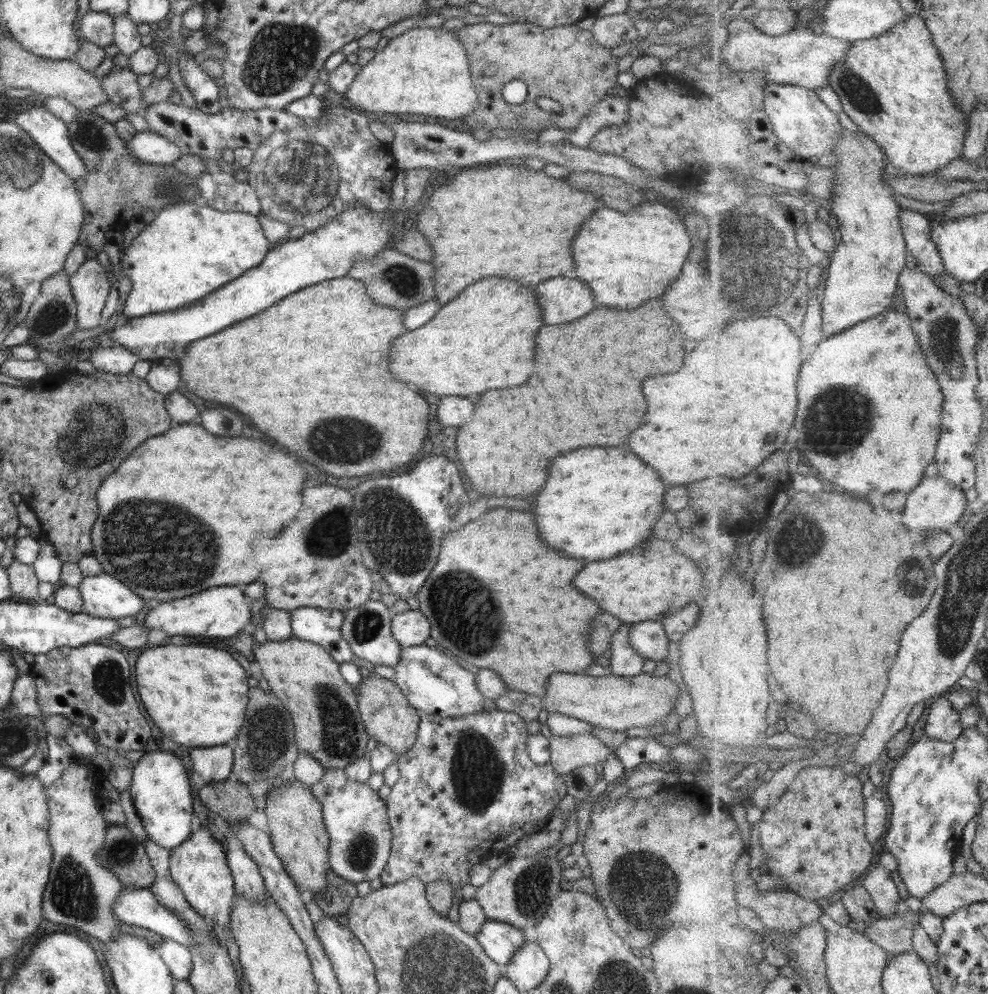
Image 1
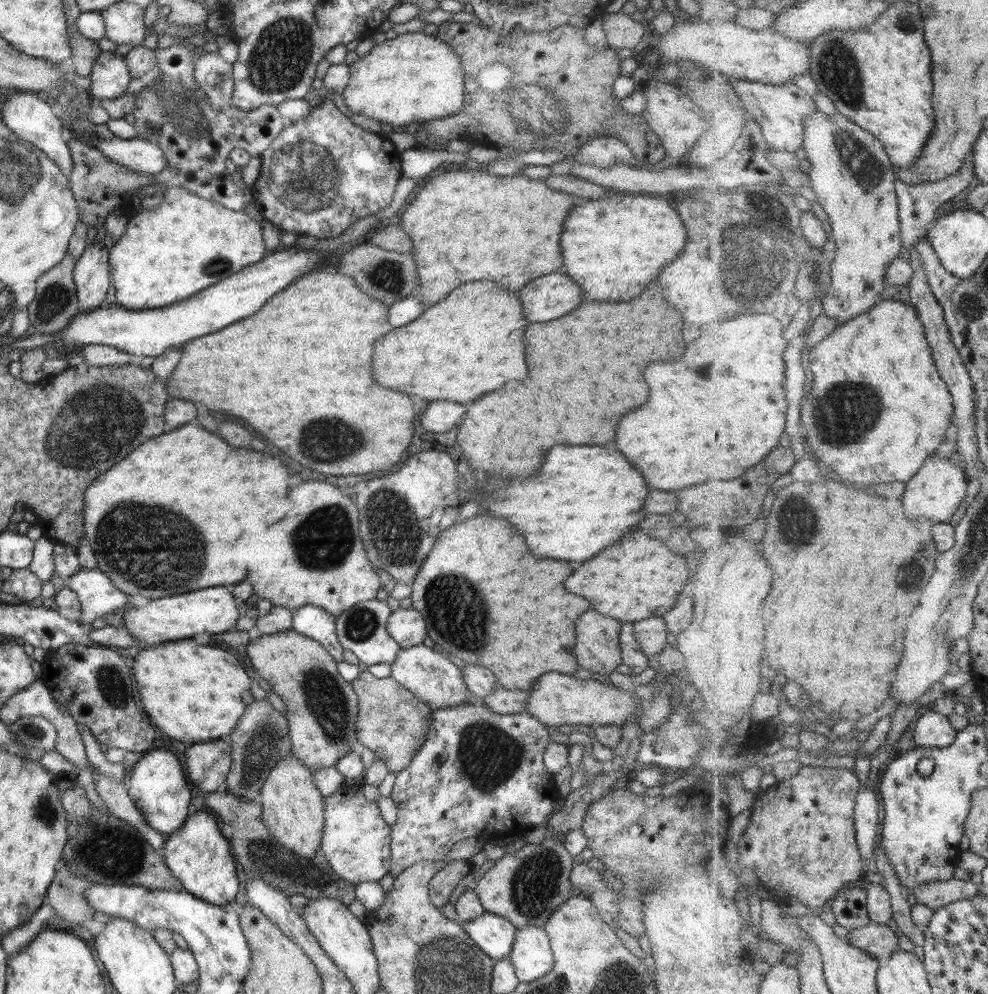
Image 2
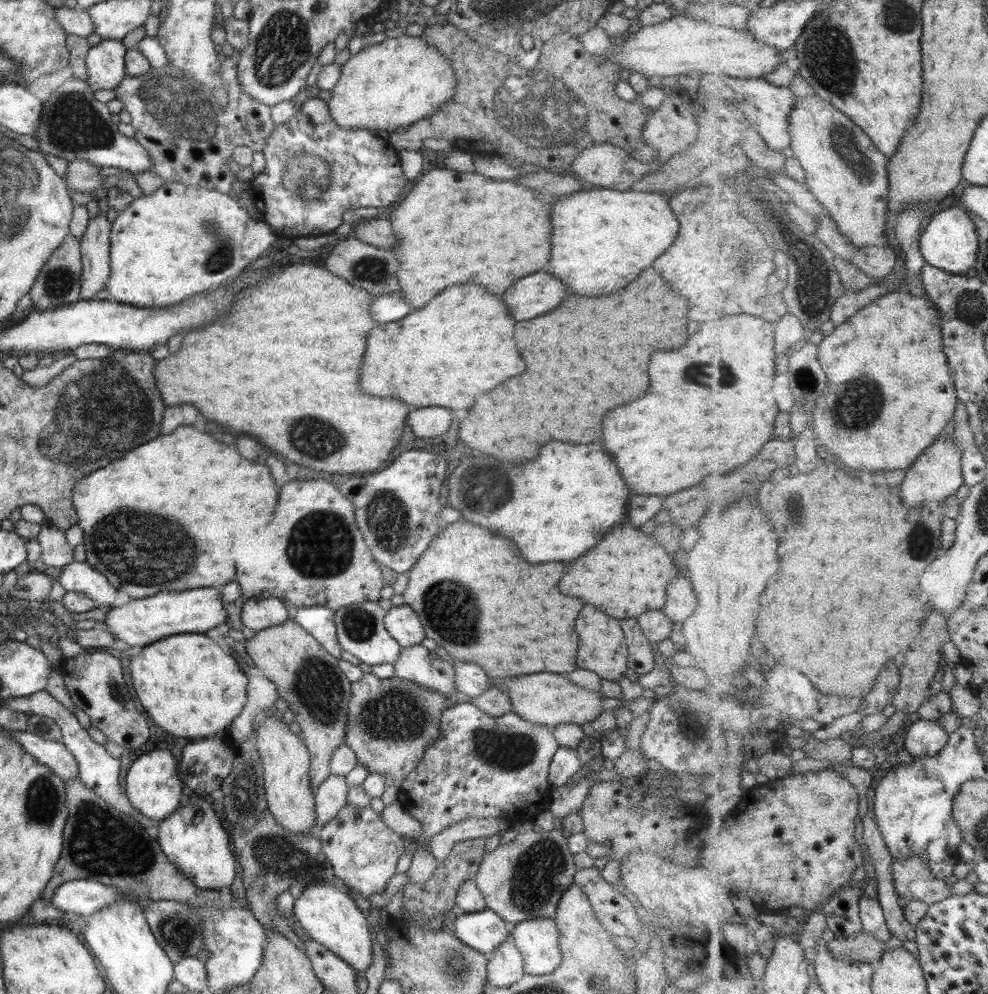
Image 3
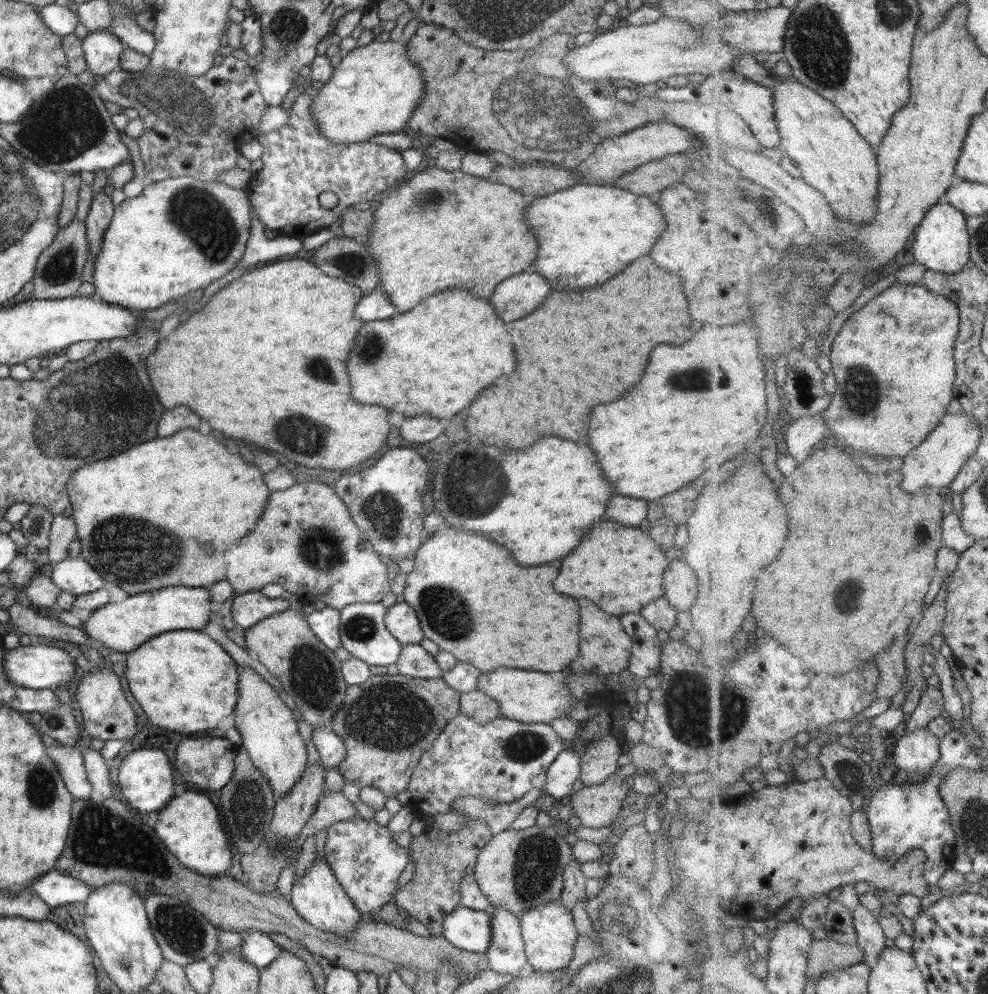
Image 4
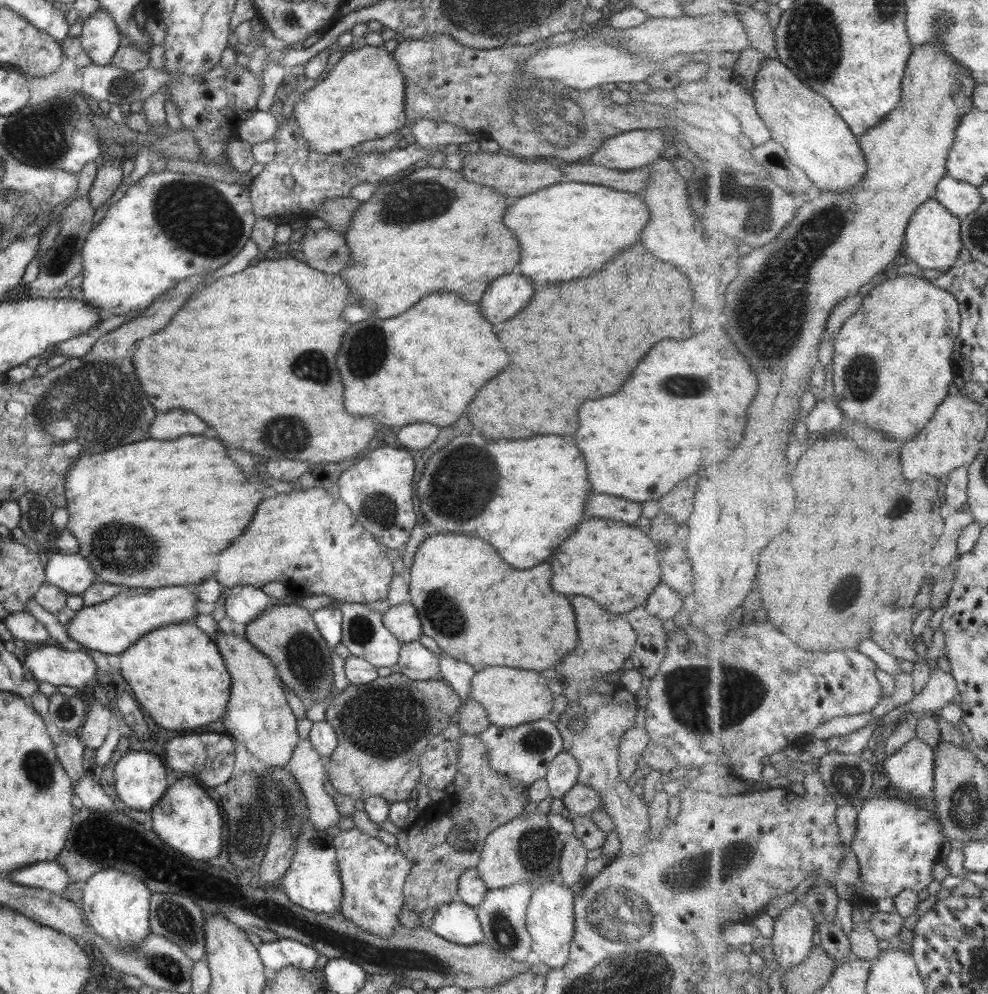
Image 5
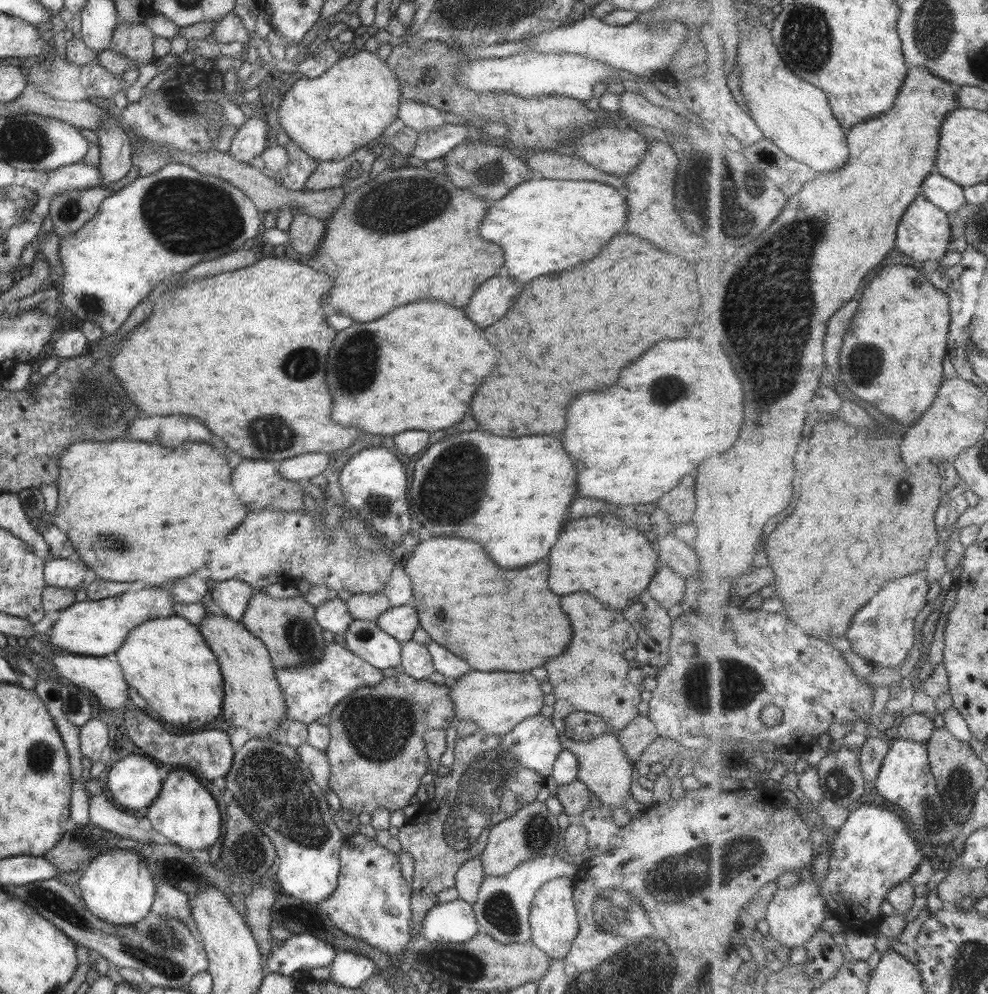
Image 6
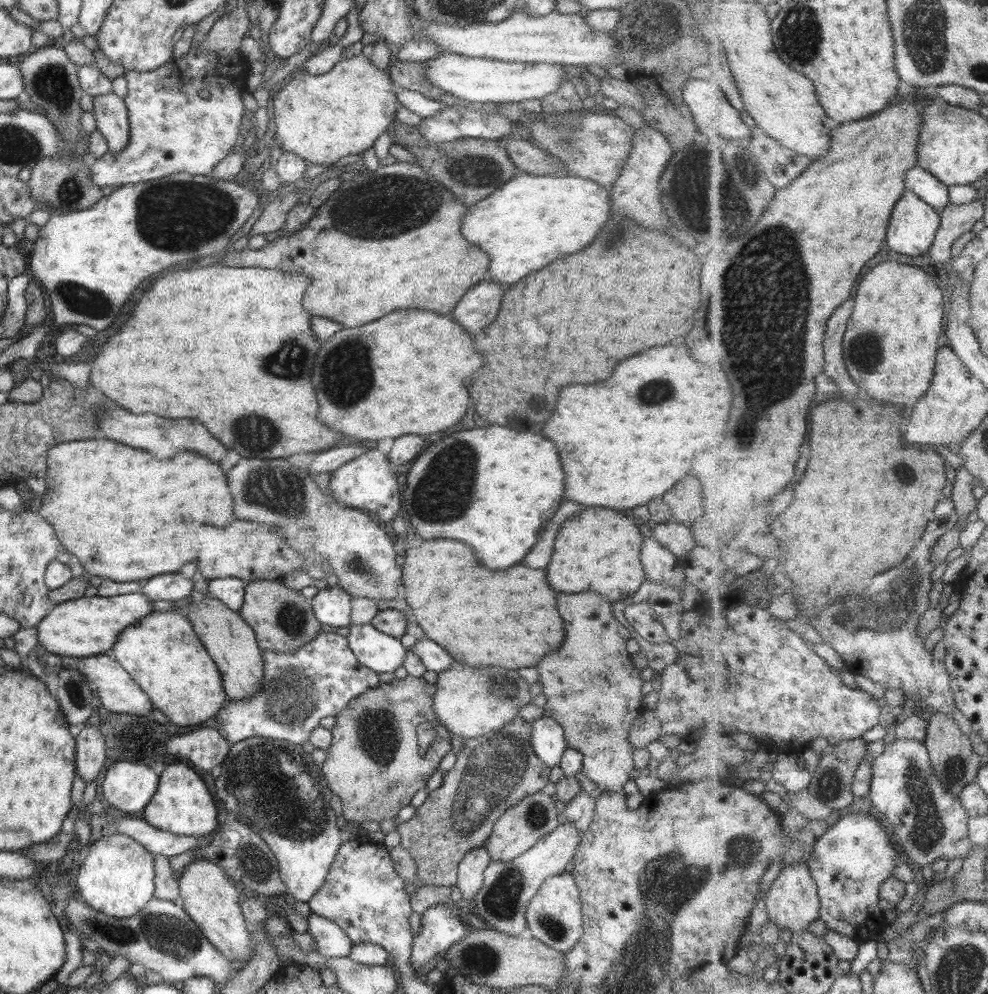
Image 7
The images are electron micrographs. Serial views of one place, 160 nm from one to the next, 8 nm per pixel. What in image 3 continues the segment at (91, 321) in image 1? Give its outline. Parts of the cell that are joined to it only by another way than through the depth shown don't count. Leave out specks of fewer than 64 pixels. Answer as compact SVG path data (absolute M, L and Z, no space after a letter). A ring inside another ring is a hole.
M97 213L90 218L80 244L81 284L80 299L91 300L95 294L105 288L109 276L109 234L110 222L105 213Z

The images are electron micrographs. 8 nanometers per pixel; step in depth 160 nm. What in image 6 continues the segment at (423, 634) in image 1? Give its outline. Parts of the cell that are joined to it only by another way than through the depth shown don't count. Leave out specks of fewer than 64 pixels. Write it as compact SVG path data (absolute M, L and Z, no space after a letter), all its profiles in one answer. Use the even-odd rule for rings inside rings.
M411 604L389 607L375 620L376 625L385 634L392 636L396 641L409 641L412 632L419 626L418 614Z

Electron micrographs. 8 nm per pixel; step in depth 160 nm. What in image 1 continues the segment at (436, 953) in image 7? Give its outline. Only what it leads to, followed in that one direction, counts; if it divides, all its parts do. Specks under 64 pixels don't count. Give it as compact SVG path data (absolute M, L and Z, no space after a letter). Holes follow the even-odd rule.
M485 919L474 936L483 952L500 968L503 968L513 953L524 943L522 930L510 924Z

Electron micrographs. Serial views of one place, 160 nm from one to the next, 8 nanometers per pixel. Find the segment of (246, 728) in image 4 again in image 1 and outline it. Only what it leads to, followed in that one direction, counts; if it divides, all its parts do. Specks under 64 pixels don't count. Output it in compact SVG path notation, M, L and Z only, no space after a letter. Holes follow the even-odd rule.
M283 780L273 788L264 800L264 819L269 828L270 846L285 872L295 883L295 888L305 897L311 894L323 897L324 876L328 868L328 834L322 821L322 808L319 801L296 780Z

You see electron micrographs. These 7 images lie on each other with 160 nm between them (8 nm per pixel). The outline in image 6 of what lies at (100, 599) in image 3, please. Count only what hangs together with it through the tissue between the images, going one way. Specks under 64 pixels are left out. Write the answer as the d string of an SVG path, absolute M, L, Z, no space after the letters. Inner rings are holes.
M54 557L44 562L43 578L49 586L80 589L84 572L85 566L75 557Z

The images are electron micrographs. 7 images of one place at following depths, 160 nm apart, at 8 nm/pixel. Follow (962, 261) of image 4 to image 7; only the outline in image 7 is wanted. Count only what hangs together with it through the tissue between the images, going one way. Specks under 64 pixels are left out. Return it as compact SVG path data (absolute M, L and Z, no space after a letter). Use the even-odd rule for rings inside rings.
M907 190L896 204L888 226L886 247L902 255L927 257L927 250L935 242L937 232L941 228L940 212L925 202L915 191Z

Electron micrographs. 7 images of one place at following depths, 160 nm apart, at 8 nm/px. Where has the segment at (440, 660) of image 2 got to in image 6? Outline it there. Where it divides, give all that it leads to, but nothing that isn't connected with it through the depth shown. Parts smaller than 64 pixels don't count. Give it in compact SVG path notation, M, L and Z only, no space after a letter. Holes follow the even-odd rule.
M412 640L401 643L400 664L404 673L415 680L427 680L429 674L434 671L425 645L417 644Z

